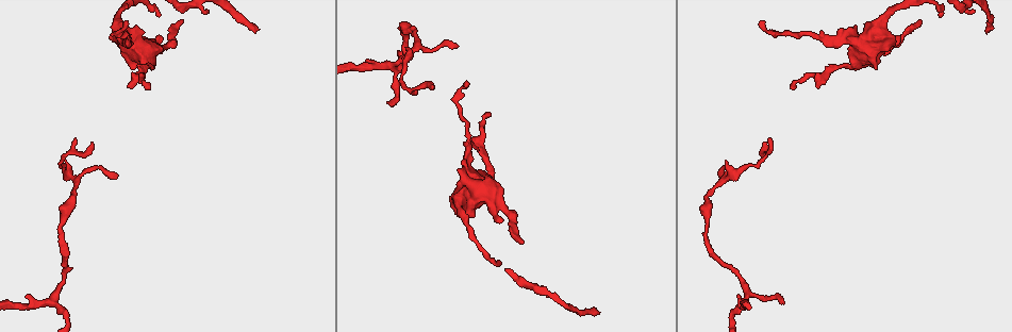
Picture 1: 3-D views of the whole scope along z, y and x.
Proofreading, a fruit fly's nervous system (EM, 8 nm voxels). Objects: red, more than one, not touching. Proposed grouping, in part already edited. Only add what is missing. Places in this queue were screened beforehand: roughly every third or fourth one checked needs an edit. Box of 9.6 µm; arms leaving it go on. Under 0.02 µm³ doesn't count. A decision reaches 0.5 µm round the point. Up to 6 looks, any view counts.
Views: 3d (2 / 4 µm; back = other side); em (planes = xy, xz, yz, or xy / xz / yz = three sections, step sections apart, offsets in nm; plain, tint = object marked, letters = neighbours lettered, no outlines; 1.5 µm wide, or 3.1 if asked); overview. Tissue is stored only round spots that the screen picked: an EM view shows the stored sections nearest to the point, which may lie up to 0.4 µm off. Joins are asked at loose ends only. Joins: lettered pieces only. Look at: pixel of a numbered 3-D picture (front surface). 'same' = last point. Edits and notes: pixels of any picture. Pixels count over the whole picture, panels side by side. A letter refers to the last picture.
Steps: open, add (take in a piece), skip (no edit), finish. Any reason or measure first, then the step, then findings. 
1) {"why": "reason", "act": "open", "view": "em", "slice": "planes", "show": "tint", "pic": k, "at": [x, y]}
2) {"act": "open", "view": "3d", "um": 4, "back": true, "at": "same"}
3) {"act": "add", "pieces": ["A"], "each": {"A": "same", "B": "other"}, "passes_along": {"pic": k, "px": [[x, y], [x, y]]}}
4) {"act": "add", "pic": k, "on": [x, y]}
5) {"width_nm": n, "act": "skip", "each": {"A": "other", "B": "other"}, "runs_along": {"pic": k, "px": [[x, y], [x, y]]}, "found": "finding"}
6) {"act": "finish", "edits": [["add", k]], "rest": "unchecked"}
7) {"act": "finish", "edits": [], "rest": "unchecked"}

{"why": "tapers out", "act": "open", "view": "em", "slice": "planes", "show": "letters", "pic": 1, "at": [770, 139]}

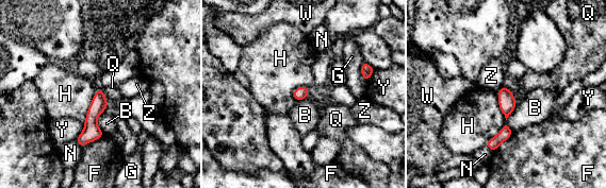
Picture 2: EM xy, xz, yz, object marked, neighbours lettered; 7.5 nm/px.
{"longest_contact_nm": ["H", 300], "act": "skip", "each": {"B": "other", "F": "other", "G": "other", "H": "other", "N": "other", "Q": "other", "W": "other", "Y": "other", "Z": "other"}, "found": "no lettered piece goes on from it"}

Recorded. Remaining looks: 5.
{"why": "free end", "act": "open", "view": "em", "slice": "planes", "show": "letters", "pic": 1, "at": [456, 46]}

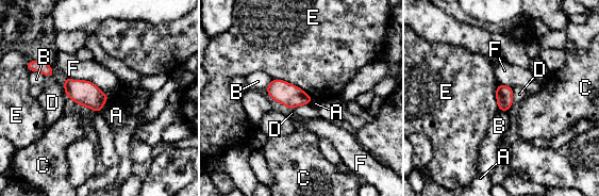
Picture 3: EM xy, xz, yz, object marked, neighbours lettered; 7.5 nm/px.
{"act": "skip", "each": {"A": "other", "B": "other", "C": "other", "D": "other", "E": "other", "F": "other"}, "border": {"pic": 3, "px": [[310, 102], [296, 105], [290, 110]]}, "found": "none of them fits"}

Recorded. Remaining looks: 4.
{"why": "tapers out", "act": "open", "view": "3d", "um": 4, "pic": 1, "at": [599, 314]}

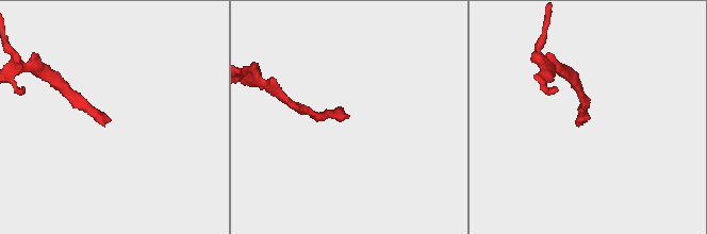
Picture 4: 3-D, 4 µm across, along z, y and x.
{"act": "open", "view": "em", "slice": "planes", "show": "letters", "pic": 4, "at": [586, 121]}

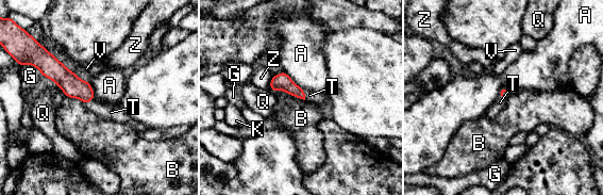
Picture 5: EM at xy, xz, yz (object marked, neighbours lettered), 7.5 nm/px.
{"act": "add", "pieces": ["T"], "each": {"A": "other", "B": "other", "G": "other", "K": "other", "Q": "other", "T": "same", "V": "other", "Z": "other"}, "passes_along": {"pic": 5, "px": [[72, 86], [89, 100], [111, 112]]}, "found": "the neuron continues"}

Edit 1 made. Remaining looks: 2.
{"act": "finish", "edits": [["add", 5]], "rest": "unchecked"}

